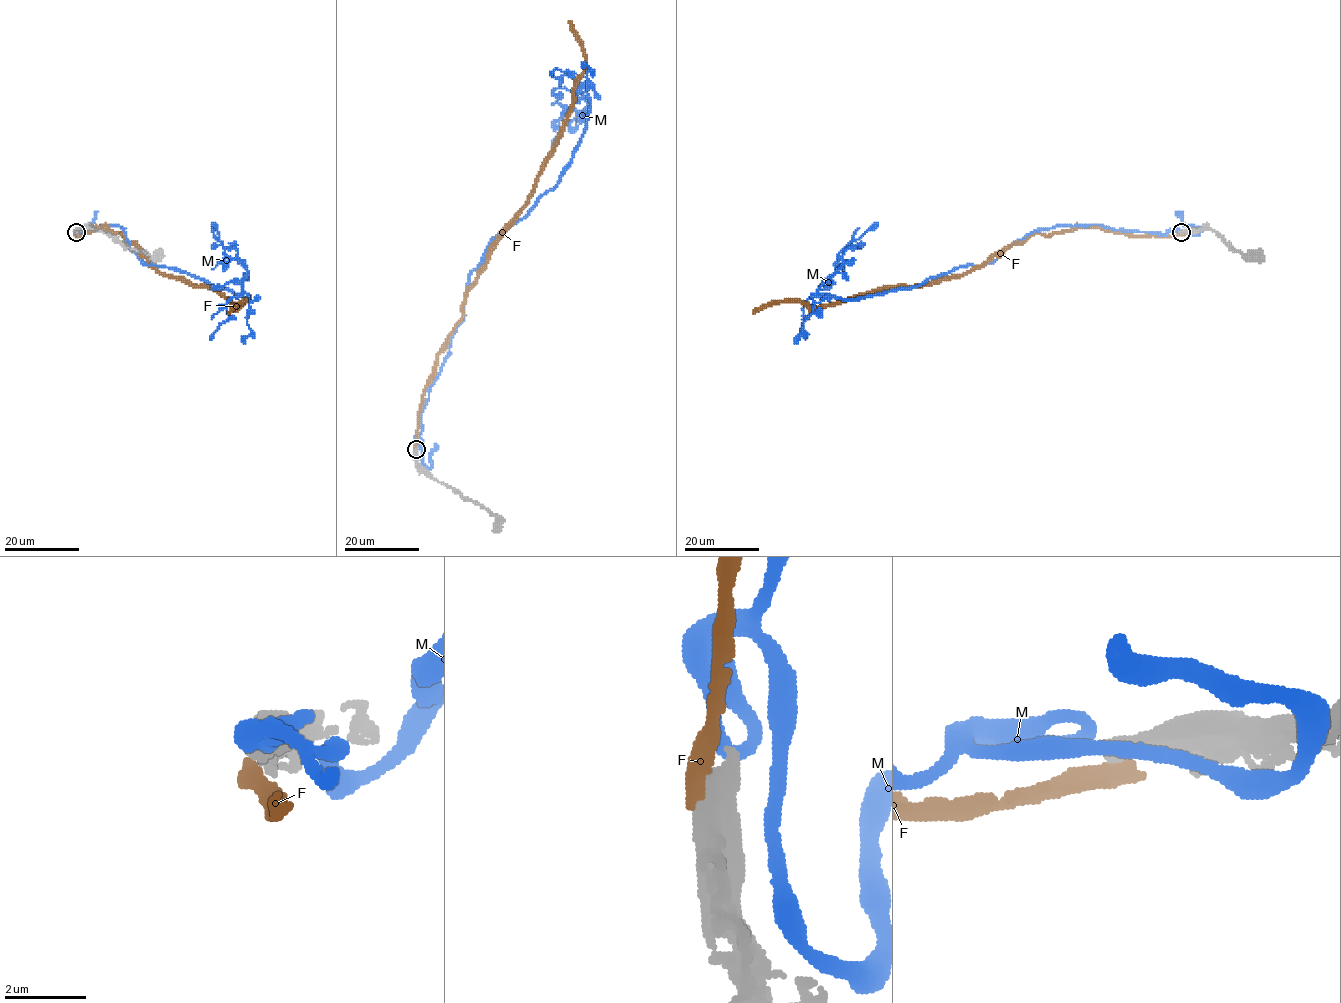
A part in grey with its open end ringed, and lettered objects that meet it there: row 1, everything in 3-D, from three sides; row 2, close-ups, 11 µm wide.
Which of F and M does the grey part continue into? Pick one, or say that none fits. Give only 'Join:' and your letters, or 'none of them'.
Join: none of them

